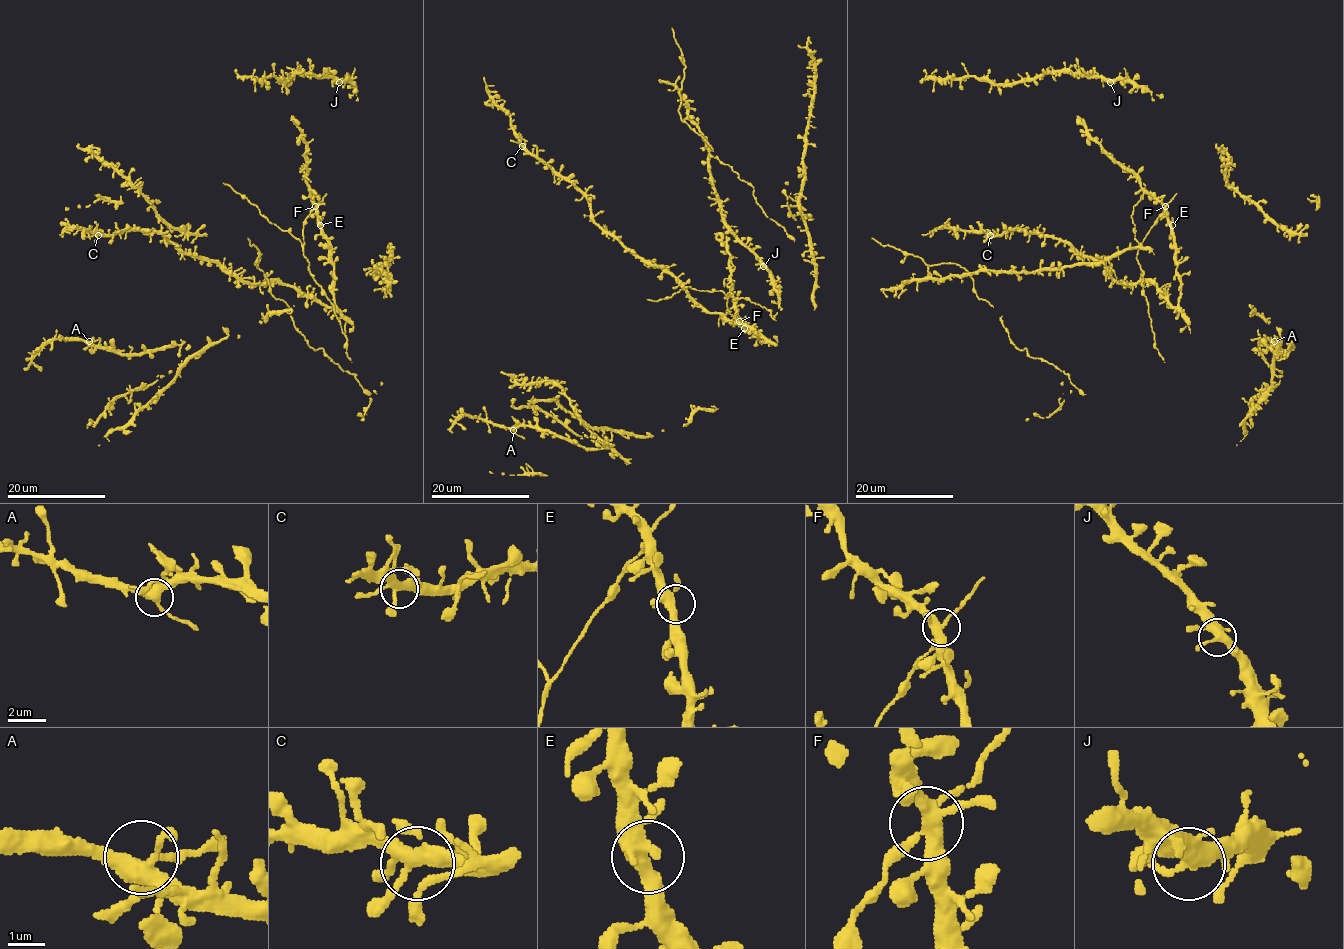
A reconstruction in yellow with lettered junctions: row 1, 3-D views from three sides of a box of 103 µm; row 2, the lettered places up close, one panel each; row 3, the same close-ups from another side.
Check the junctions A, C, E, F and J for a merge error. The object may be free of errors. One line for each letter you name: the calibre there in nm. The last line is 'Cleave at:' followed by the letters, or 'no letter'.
Cleave at: no letter

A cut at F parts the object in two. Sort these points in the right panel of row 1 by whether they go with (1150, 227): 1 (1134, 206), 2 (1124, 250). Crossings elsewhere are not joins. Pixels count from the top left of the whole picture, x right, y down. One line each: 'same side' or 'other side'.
1: same side
2: other side

